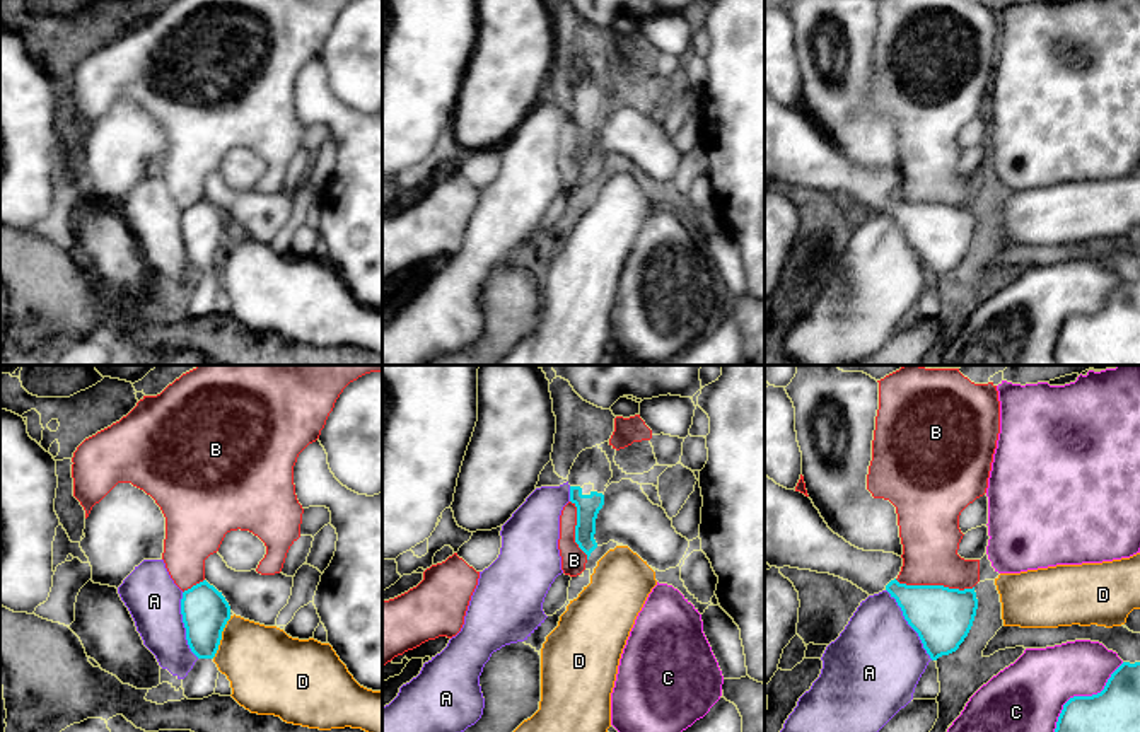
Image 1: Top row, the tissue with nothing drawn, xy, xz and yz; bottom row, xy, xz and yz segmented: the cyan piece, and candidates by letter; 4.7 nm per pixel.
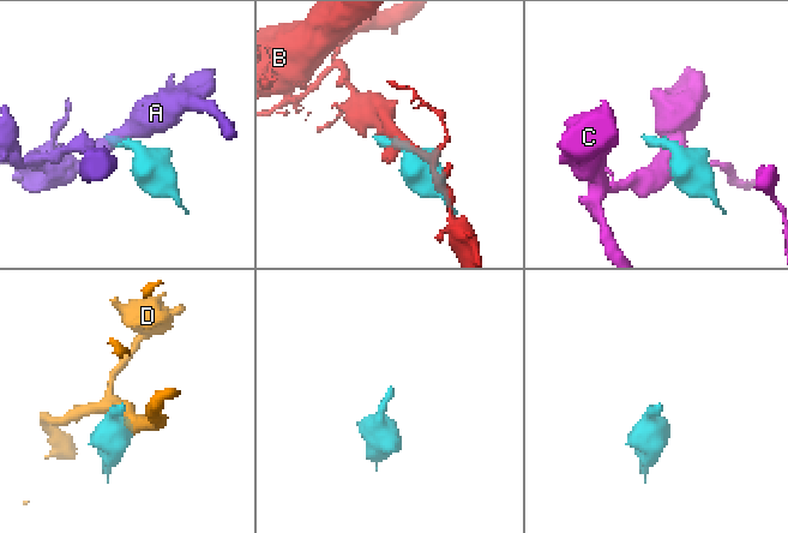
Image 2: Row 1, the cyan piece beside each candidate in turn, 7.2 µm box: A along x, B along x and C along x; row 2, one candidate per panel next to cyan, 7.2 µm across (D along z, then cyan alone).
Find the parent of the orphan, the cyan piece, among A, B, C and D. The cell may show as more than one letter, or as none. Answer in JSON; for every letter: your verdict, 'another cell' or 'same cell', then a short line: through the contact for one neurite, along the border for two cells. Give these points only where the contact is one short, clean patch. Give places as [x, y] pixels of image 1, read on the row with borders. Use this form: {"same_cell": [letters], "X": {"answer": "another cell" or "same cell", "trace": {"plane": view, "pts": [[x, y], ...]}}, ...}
{"same_cell": [], "A": {"answer": "another cell"}, "B": {"answer": "another cell", "trace": {"plane": "yz", "pts": [[895, 579], [905, 584], [973, 587]]}}, "C": {"answer": "another cell"}, "D": {"answer": "another cell"}}

